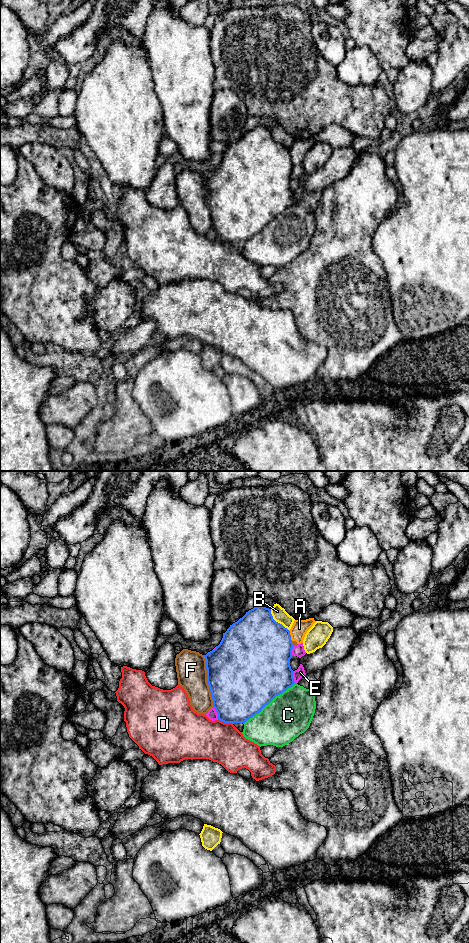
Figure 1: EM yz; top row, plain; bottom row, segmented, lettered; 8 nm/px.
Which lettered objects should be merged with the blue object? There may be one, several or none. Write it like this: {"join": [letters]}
{"join": []}

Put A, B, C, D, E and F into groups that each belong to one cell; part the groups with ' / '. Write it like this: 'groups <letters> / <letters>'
groups A F / B / C / D / E

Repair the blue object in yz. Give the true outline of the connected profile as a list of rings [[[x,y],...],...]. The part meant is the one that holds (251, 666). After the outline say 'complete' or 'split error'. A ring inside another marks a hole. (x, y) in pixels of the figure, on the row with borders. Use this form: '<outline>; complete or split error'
[[[257,606],[230,625],[218,646],[206,655],[207,682],[218,719],[245,723],[295,682],[290,666],[293,643],[290,631],[276,622],[271,609]]]; complete

